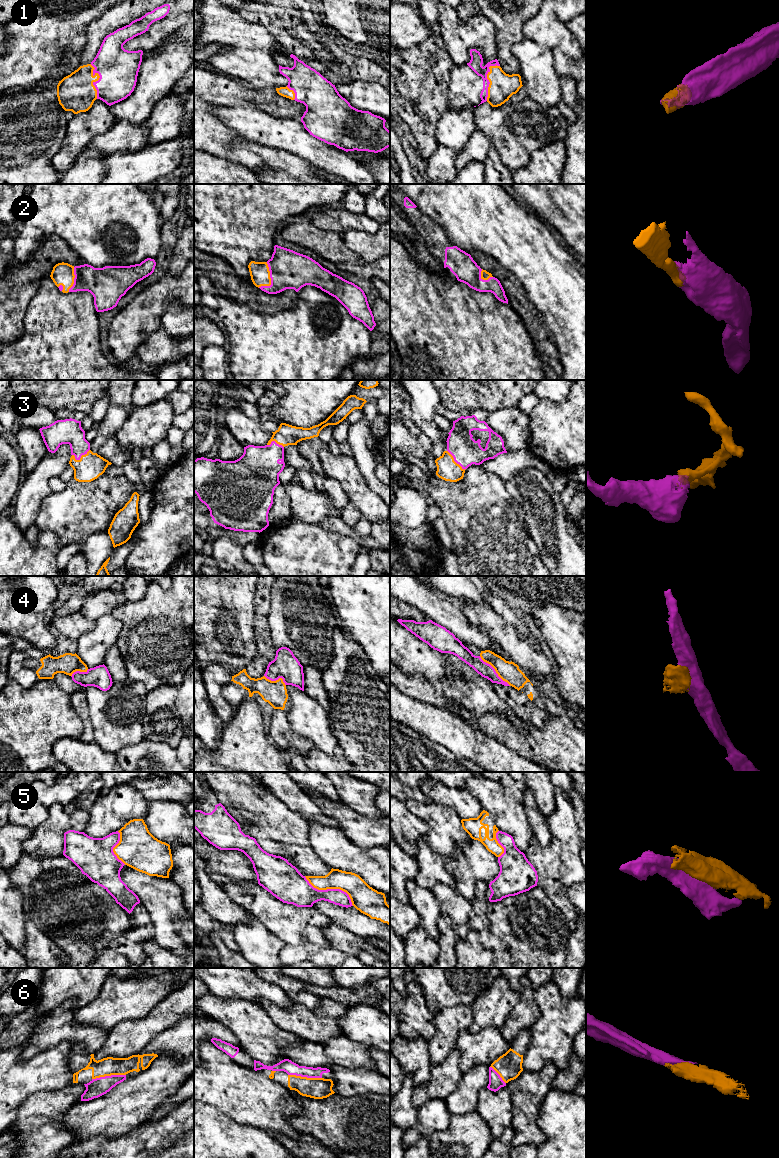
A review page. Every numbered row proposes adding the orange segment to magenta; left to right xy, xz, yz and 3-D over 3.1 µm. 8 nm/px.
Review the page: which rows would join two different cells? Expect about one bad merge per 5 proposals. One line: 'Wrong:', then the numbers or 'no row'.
Wrong: 4, 5

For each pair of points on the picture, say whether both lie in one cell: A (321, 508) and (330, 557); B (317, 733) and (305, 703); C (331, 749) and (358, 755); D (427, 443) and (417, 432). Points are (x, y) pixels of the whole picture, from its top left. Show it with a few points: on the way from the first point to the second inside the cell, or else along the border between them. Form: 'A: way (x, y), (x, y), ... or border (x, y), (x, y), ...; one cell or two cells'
A: border (294, 517), (308, 523), (317, 524); two cells
B: way (316, 726), (305, 715), (305, 710); one cell
C: border (332, 728), (339, 752); two cells
D: way (425, 440), (420, 435); one cell

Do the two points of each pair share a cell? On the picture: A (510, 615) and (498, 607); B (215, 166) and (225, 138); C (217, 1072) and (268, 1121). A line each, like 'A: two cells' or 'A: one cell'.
A: one cell
B: two cells
C: one cell

